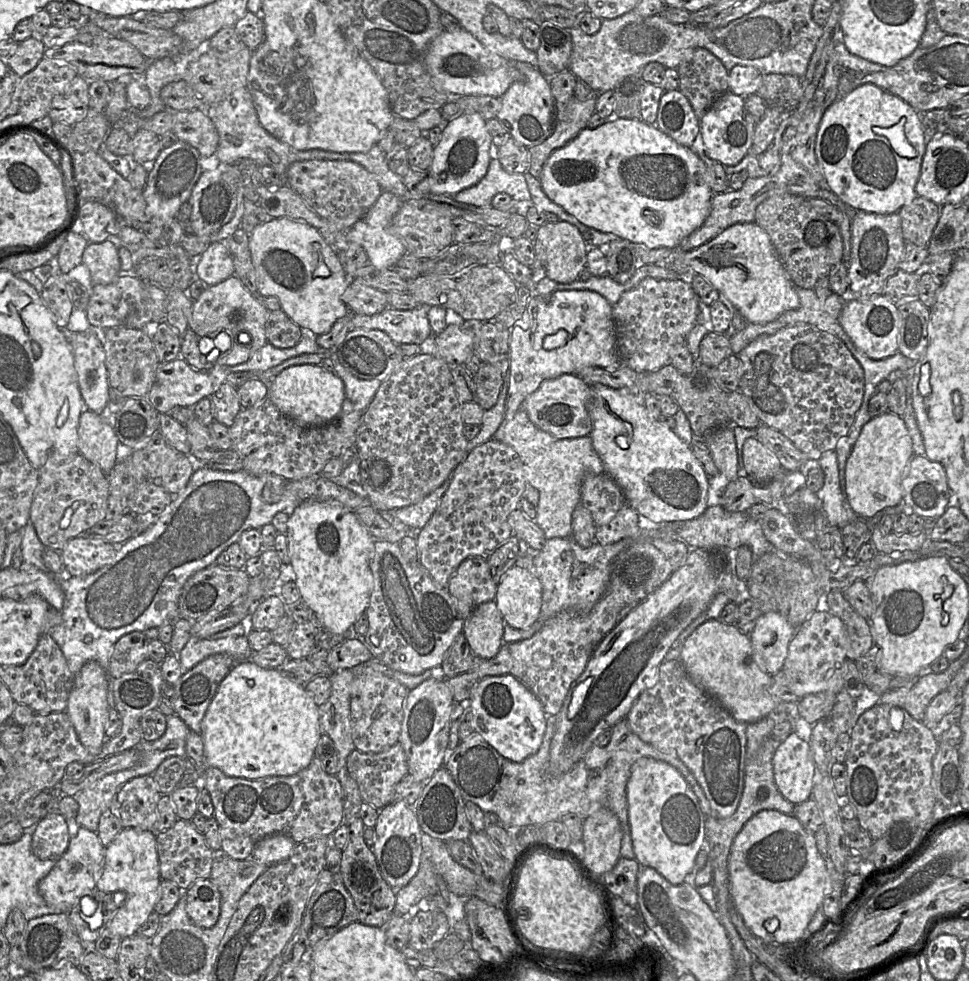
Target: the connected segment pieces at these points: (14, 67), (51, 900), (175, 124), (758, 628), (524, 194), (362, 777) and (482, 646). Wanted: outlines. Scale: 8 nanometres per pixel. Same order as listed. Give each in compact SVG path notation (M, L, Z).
M33 35L17 45L15 52L6 59L7 65L20 78L37 66L45 50L40 37Z
M80 827L70 839L66 852L56 861L51 871L39 882L38 890L53 913L69 913L79 904L80 898L96 888L105 866L106 848L96 832Z
M205 107L173 112L172 132L179 141L196 148L201 157L208 158L215 155L219 136L205 112Z
M779 611L763 613L749 634L755 659L770 676L783 667L794 628Z
M498 158L490 160L486 175L477 184L452 197L460 203L491 207L492 199L498 193L506 193L519 203L532 204L524 174L507 172Z
M399 742L378 753L354 749L347 757L347 769L349 776L357 782L362 800L379 811L393 801L396 785L409 772L406 754Z
M495 601L478 605L464 619L462 633L474 656L493 658L503 644L502 616Z

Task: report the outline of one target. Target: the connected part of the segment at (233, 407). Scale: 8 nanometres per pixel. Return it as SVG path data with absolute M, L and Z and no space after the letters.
M224 382L209 398L214 421L230 427L242 409L237 388Z

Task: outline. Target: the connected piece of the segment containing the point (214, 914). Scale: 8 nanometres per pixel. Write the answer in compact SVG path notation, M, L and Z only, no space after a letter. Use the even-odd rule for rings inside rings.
M200 879L186 891L186 912L201 928L213 927L219 919L221 895L211 879Z

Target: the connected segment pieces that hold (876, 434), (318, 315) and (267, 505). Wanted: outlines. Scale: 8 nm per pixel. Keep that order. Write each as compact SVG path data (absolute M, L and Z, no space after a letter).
M892 412L871 418L862 428L845 466L844 495L852 511L870 518L903 499L902 478L914 456L912 440L901 416Z
M286 217L261 223L249 234L249 250L256 272L258 293L276 297L282 311L302 330L311 331L317 336L326 334L338 319L350 311L346 304L346 293L351 279L343 269L336 249L327 244L310 224Z
M197 465L194 473L192 474L188 484L181 490L173 499L171 504L166 510L158 517L154 518L154 522L142 533L134 535L131 539L118 546L116 554L112 561L95 571L94 573L81 576L72 577L63 574L63 576L55 576L60 587L64 593L64 604L61 609L61 622L52 627L49 635L55 640L59 648L63 652L69 669L73 674L79 673L83 665L88 661L96 661L100 666L107 671L110 663L110 658L113 653L115 643L124 635L139 631L144 632L150 628L159 628L166 624L174 625L180 618L179 612L179 597L185 582L196 572L215 564L217 557L230 545L237 543L241 534L248 529L260 530L266 524L272 522L272 519L277 513L283 512L291 515L295 508L302 502L298 501L295 497L288 497L284 495L284 486L287 480L278 475L262 475L255 476L245 472L244 470L236 472L212 470L206 465Z

